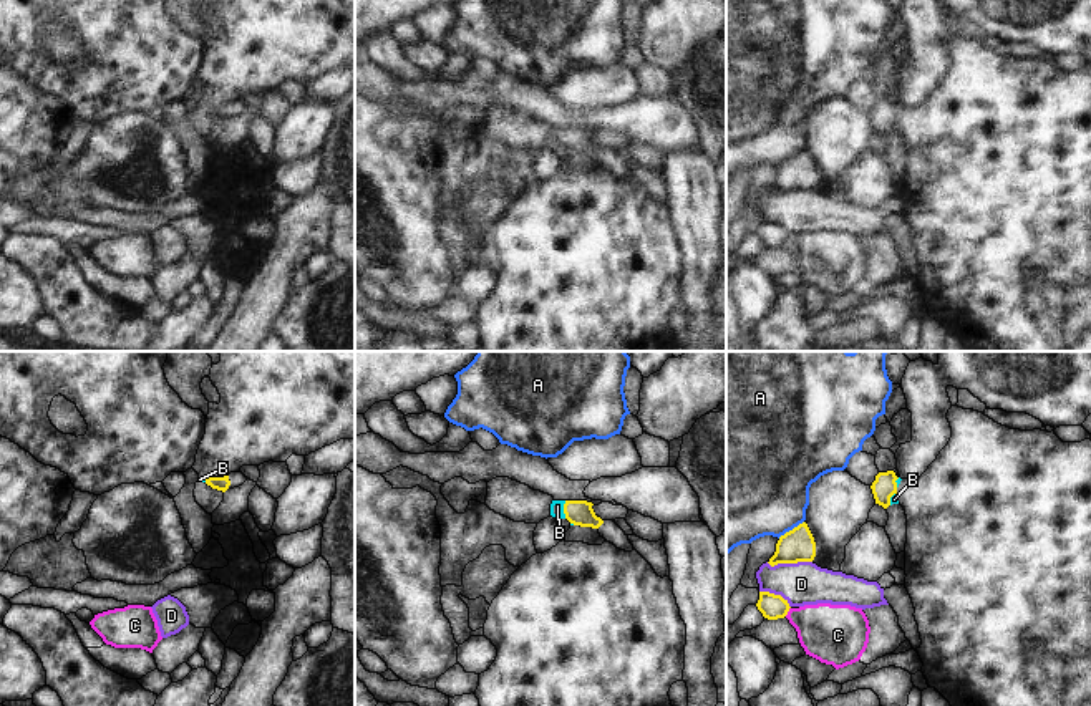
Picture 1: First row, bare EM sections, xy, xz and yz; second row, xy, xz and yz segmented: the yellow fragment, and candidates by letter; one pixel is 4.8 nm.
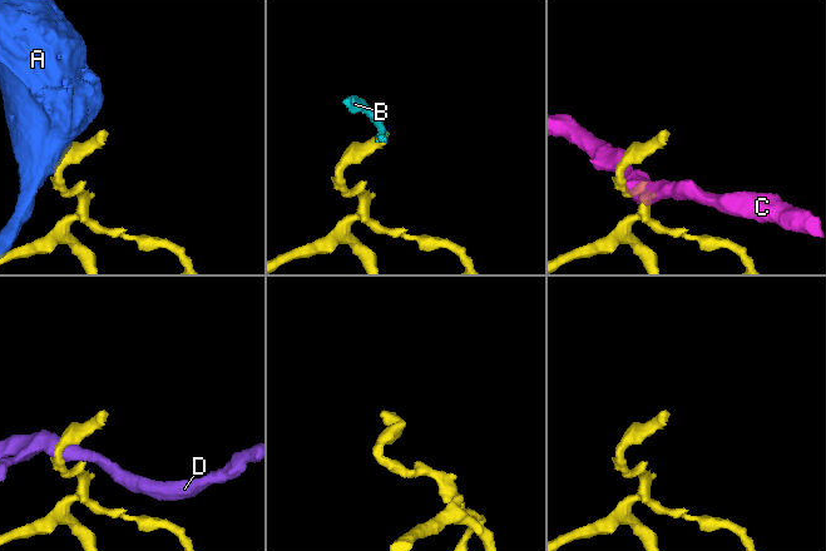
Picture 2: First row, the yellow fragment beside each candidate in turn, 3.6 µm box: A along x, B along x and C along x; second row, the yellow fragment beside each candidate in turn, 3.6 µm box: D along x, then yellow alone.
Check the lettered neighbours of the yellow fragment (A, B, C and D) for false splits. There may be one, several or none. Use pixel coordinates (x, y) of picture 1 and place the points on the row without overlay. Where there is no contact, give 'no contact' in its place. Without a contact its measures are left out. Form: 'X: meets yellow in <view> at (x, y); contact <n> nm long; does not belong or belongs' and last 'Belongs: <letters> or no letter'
A: meets yellow in yz at (790, 159); contact 150 nm long; does not belong
B: meets yellow in xz at (564, 138); contact 90 nm long; belongs
C: meets yellow in yz at (788, 239); contact 50 nm long; does not belong
D: meets yellow in yz at (788, 191); contact 220 nm long; does not belong
Belongs: B

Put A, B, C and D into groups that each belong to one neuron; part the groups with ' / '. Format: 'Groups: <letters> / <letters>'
Groups: A / B / C / D.

